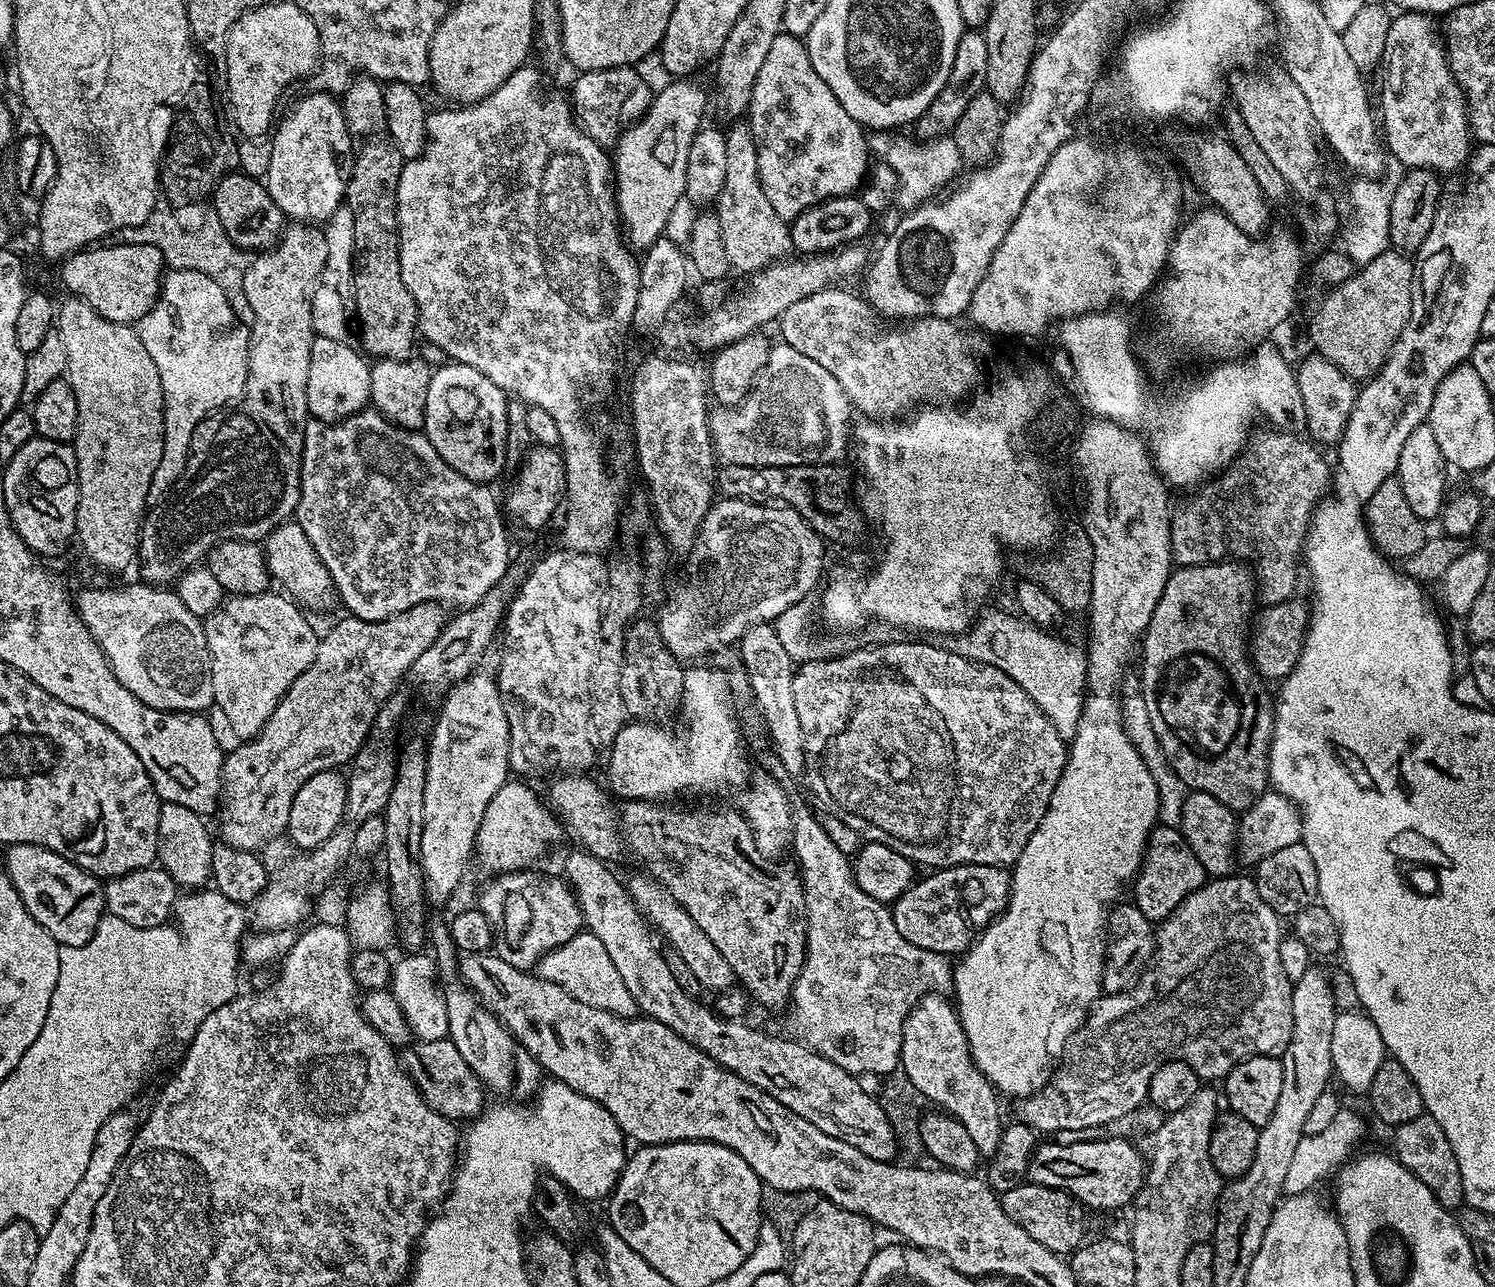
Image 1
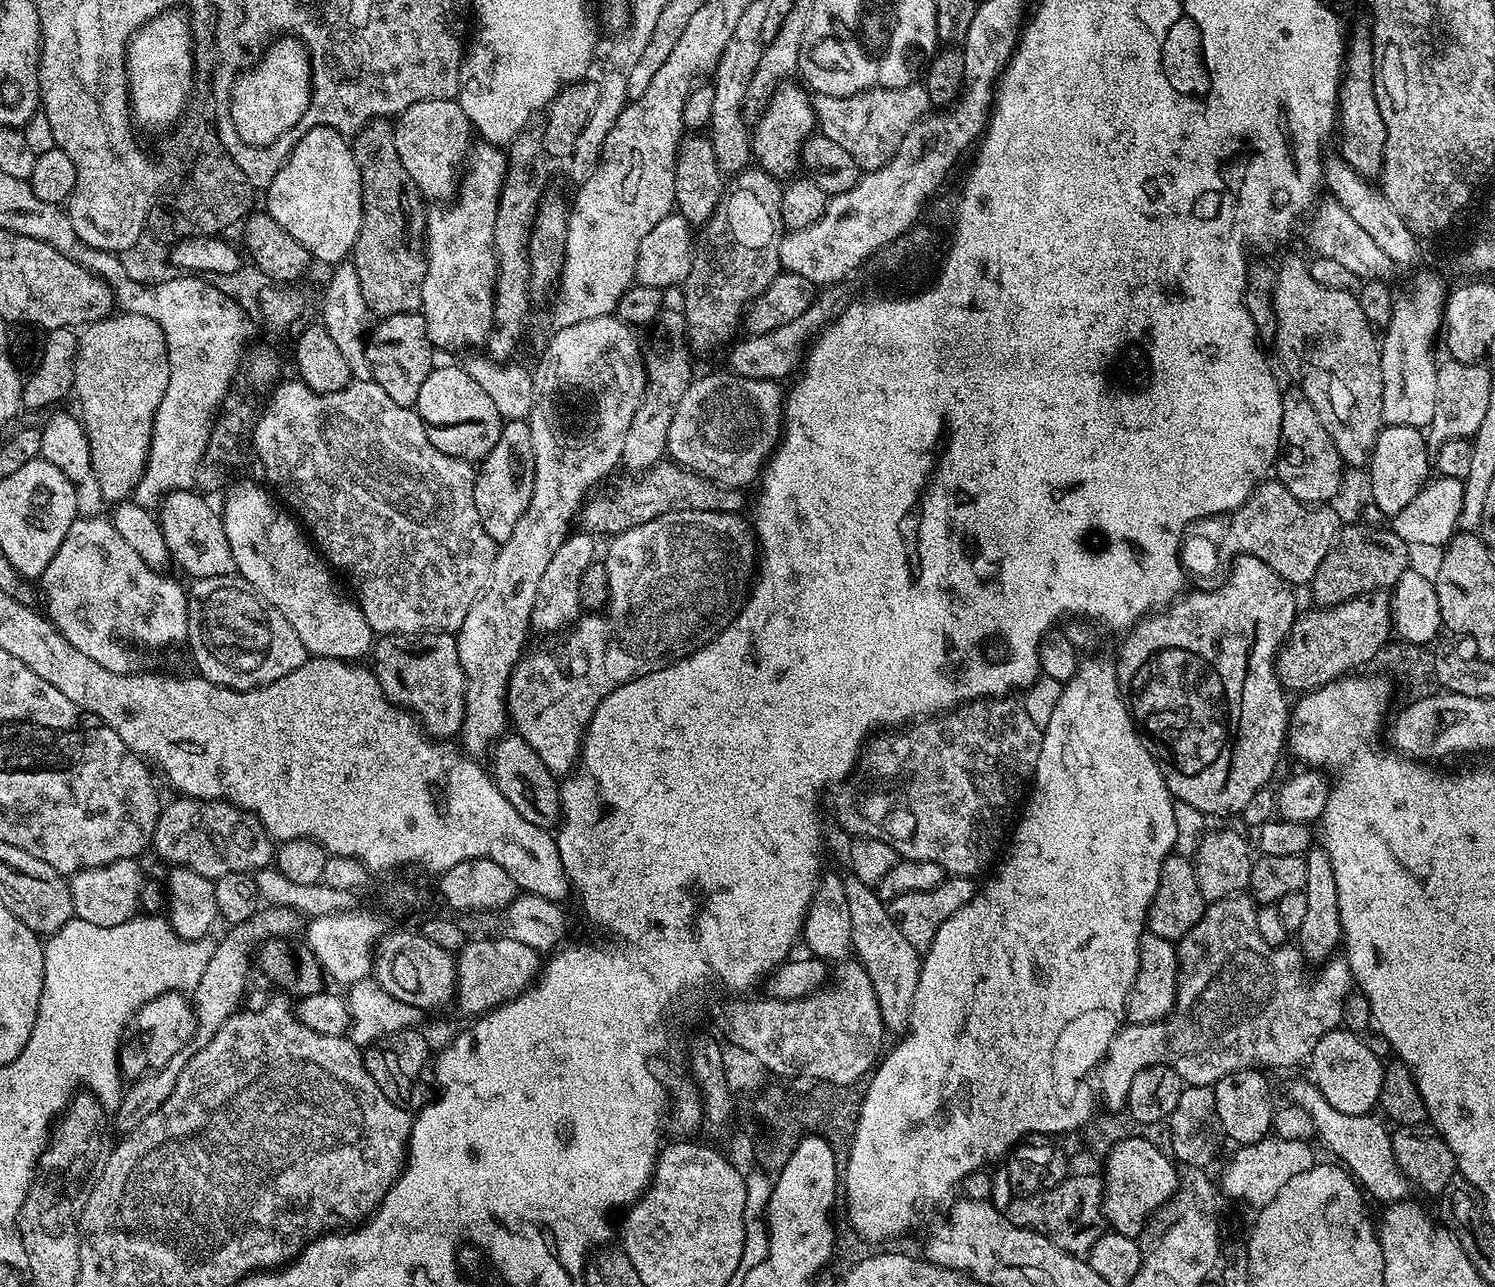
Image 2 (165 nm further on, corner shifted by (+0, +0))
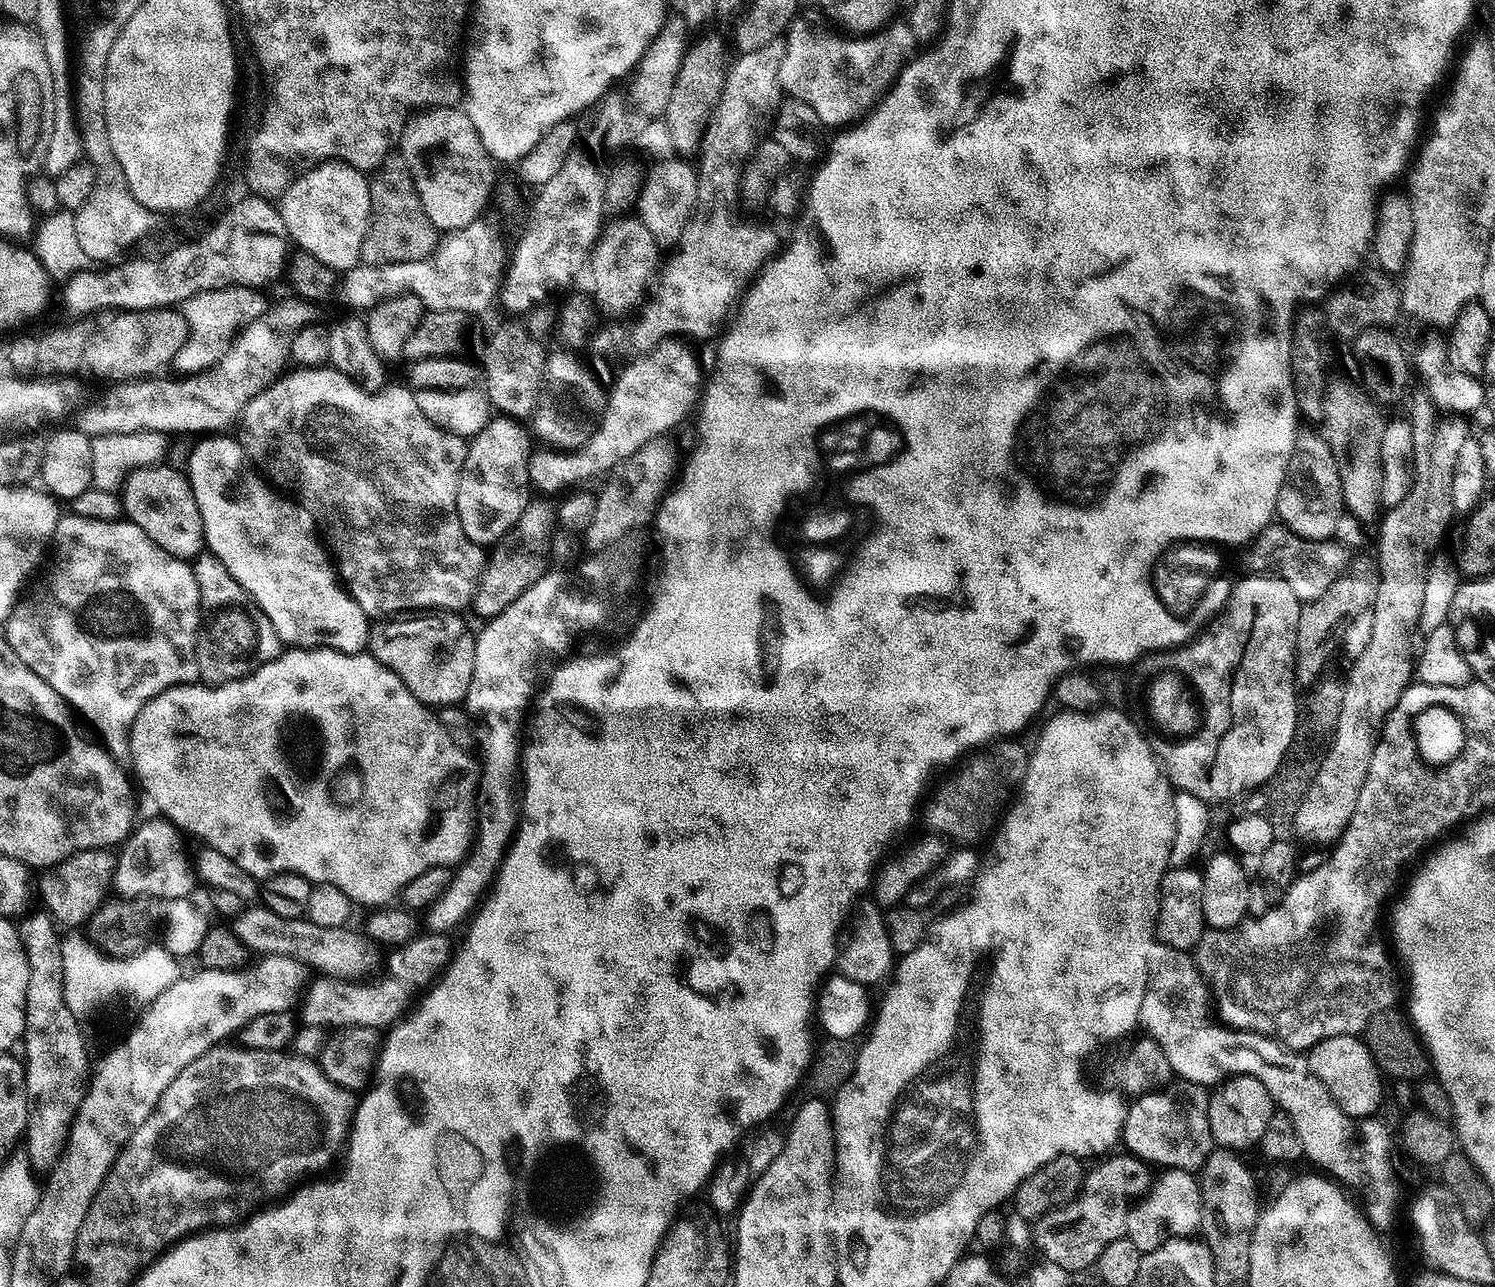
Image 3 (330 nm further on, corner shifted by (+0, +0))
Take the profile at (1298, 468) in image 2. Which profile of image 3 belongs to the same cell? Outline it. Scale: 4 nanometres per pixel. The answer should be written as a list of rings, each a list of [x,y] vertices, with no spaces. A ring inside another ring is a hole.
[[[1297,431],[1292,457],[1288,459],[1288,469],[1284,472],[1282,490],[1276,503],[1279,523],[1307,540],[1330,540],[1335,534],[1339,516],[1345,512],[1342,478],[1338,478],[1338,462],[1334,462],[1330,446],[1319,431]]]

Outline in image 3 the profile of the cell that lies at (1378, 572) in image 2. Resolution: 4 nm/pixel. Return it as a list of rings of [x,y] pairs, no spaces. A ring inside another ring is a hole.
[[[1352,570],[1337,578],[1326,594],[1318,594],[1318,598],[1301,603],[1296,631],[1296,679],[1301,685],[1315,685],[1325,675],[1324,667],[1332,656],[1328,639],[1335,632],[1337,635],[1349,620],[1371,609],[1376,597],[1376,581],[1377,577],[1373,573],[1371,576],[1368,572]]]

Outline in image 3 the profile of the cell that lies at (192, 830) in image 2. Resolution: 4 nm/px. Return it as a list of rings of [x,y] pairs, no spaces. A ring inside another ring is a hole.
[[[163,818],[155,819],[145,824],[137,823],[132,835],[119,849],[116,856],[115,891],[120,891],[117,893],[124,898],[155,898],[161,902],[191,897],[198,885],[198,873],[184,849],[185,837],[175,824]]]

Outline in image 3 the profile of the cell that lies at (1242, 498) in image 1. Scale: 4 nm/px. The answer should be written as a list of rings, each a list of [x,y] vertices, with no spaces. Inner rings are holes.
[[[1273,522],[1267,528],[1261,530],[1259,536],[1247,545],[1244,560],[1248,563],[1247,571],[1252,574],[1275,574],[1281,576],[1286,582],[1290,582],[1290,590],[1302,601],[1307,602],[1318,598],[1318,594],[1326,594],[1326,590],[1334,581],[1349,571],[1348,555],[1350,549],[1340,544],[1335,539],[1330,540],[1307,540],[1298,534],[1294,534],[1289,528],[1285,528],[1279,522]]]

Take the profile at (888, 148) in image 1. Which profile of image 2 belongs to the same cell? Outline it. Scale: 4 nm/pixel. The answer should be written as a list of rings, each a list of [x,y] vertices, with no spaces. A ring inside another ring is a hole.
[[[913,82],[905,88],[872,88],[869,92],[859,92],[853,96],[817,95],[814,103],[819,131],[826,138],[830,138],[830,142],[838,142],[838,146],[849,151],[850,156],[858,162],[863,171],[880,169],[892,160],[904,135],[929,113],[932,106],[928,90],[920,82]]]

